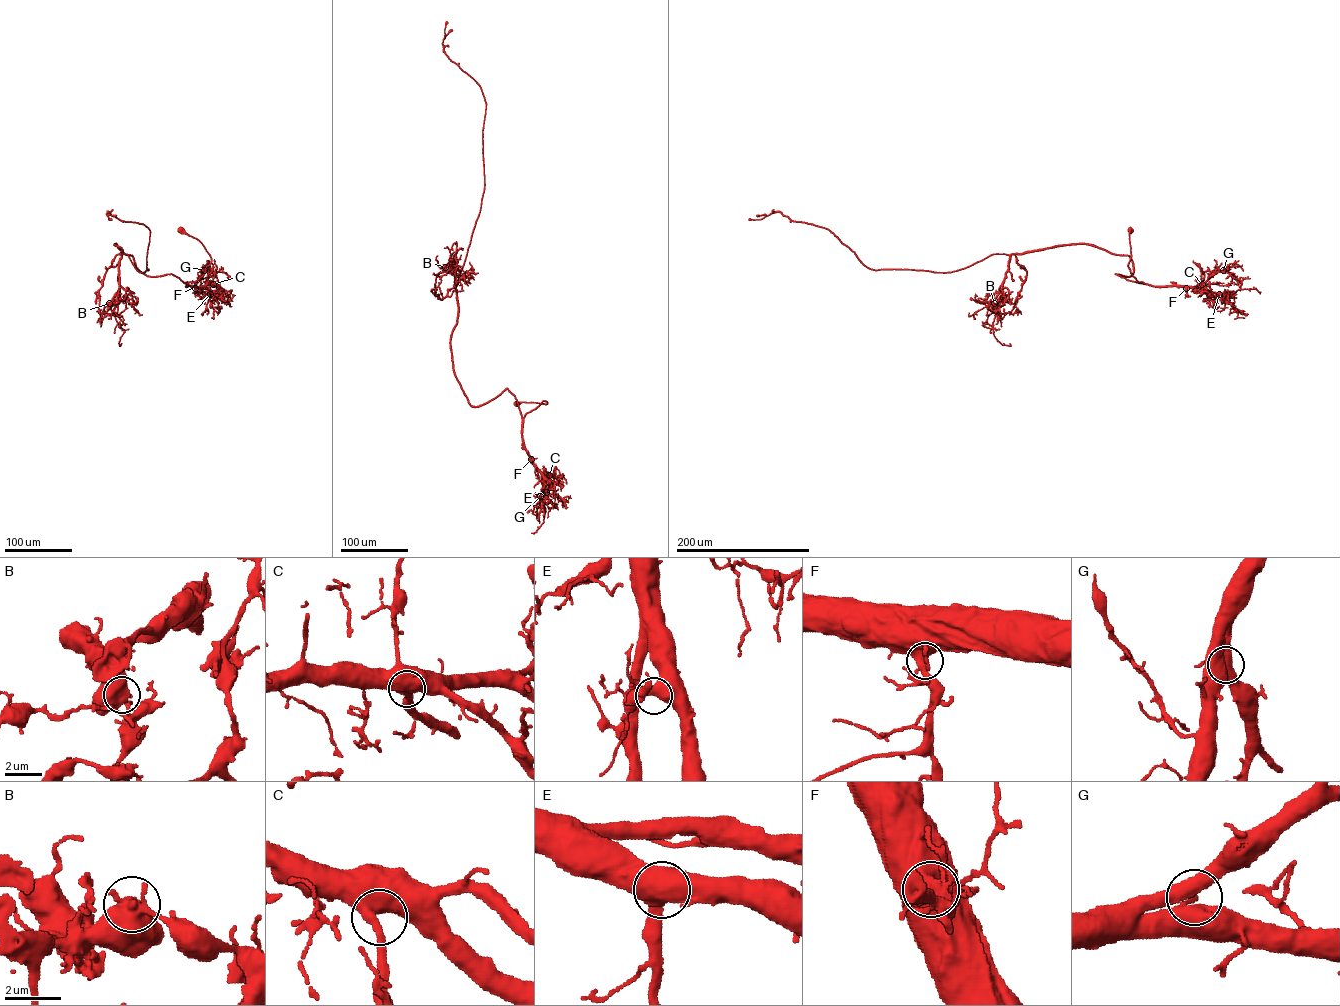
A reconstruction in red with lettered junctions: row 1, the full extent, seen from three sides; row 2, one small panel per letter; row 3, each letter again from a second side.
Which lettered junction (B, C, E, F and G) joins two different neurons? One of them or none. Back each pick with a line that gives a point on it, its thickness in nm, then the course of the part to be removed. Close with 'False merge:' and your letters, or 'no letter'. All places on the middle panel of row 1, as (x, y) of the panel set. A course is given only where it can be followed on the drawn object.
B: Place: (445, 267). Thickness 550 nm. Course of the part to remove: (445, 267), (448, 271), (453, 265), (460, 266), (455, 272), (457, 282)
False merge: B

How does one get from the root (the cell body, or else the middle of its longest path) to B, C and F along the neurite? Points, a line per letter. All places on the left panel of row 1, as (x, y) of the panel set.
B: (180, 230), (210, 255), (203, 275), (187, 284), (147, 276), (115, 244), (119, 292), (109, 303)
C: (180, 230), (197, 239), (211, 259), (203, 275), (186, 286), (213, 284)
F: (180, 230), (197, 239), (211, 258), (203, 275), (186, 286), (195, 288)

